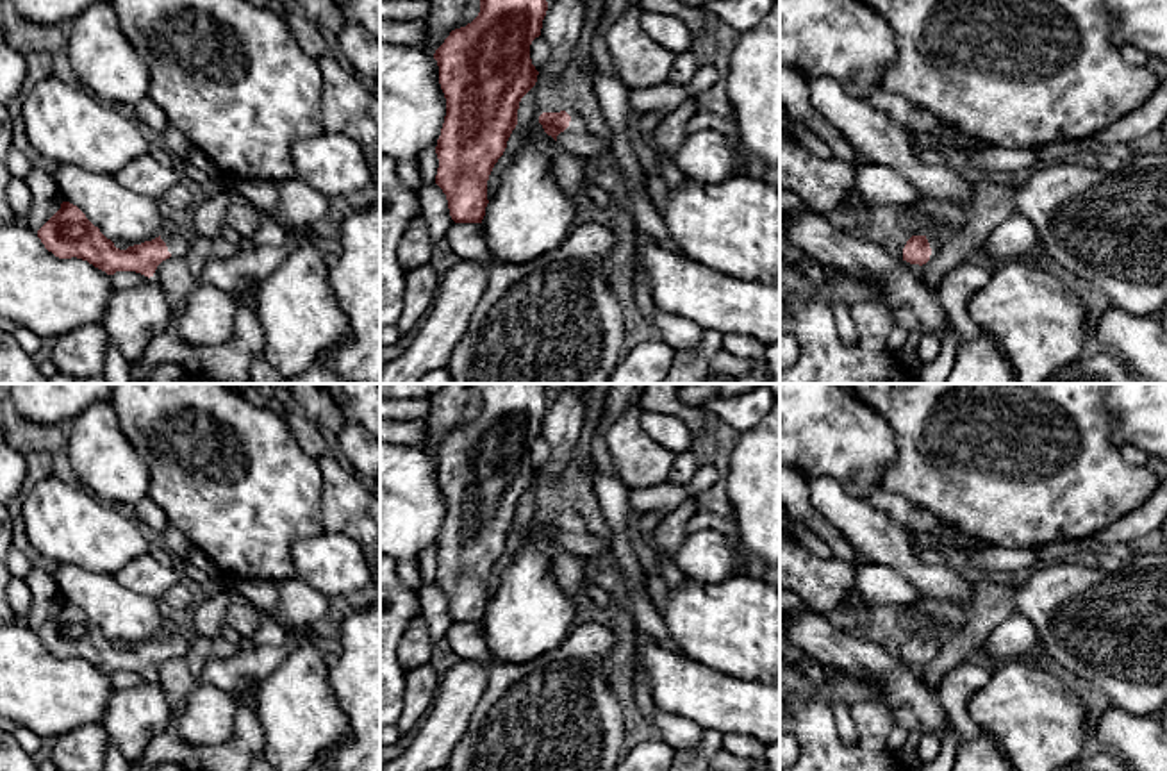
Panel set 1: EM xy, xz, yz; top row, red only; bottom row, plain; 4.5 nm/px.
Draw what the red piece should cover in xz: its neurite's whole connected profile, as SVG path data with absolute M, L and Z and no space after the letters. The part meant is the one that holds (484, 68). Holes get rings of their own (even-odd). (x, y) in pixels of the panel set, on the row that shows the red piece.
M480 0L478 16L451 30L434 54L446 98L446 116L435 146L435 184L446 195L455 223L482 223L485 216L489 175L517 125L521 98L537 82L530 45L541 36L546 11L546 0Z

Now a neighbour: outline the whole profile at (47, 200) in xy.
M37 168L30 170L25 182L32 193L32 207L27 214L27 227L37 232L61 209L61 189L55 177Z

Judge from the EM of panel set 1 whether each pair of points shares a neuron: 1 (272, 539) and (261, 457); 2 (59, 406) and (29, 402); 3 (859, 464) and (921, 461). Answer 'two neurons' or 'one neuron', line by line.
1: one neuron
2: one neuron
3: two neurons

